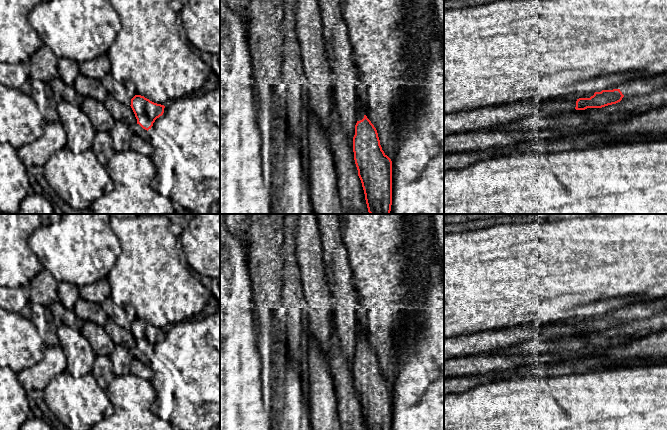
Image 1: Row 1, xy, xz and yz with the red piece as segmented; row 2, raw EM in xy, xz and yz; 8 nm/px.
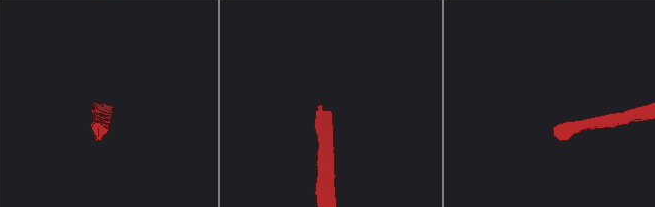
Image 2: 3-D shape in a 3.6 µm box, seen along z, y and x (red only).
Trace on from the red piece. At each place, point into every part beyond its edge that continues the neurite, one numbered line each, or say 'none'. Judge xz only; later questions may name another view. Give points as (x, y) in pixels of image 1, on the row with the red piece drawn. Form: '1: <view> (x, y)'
1: xz (360, 111)

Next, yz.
1: yz (483, 118)

